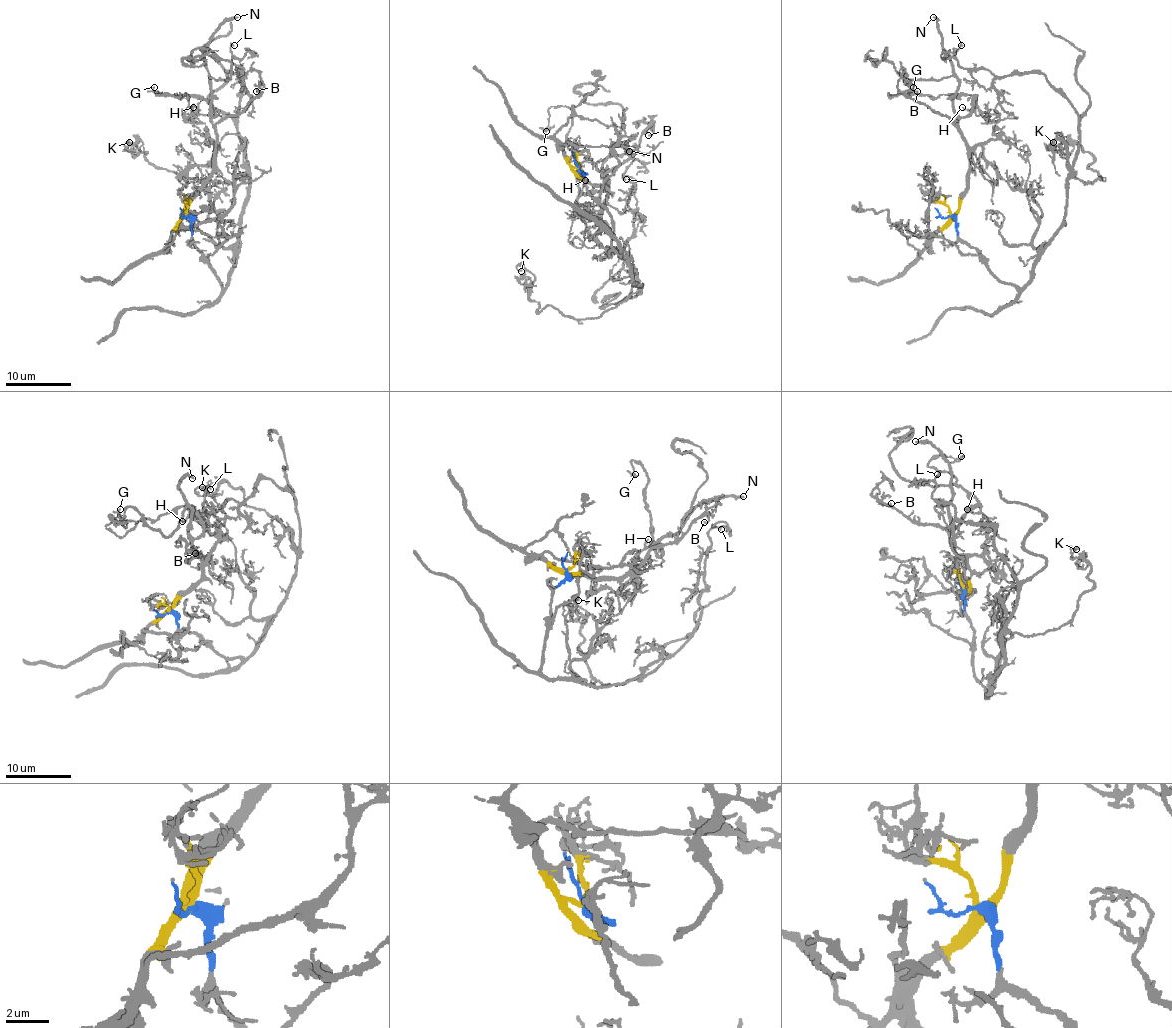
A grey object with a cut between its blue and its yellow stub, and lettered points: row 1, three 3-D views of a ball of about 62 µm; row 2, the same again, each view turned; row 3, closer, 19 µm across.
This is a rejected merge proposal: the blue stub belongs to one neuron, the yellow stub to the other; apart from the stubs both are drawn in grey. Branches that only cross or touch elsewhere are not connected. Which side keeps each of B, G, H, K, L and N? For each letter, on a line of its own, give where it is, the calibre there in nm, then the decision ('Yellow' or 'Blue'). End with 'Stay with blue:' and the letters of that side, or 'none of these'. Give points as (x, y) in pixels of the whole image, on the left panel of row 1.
B: Place: (256, 91). Thickness 110 nm. Yellow
G: Place: (154, 87). Thickness 130 nm. Yellow
H: Place: (193, 107). Thickness 120 nm. Yellow
K: Place: (129, 142). Thickness 170 nm. Blue
L: Place: (234, 45). Thickness 170 nm. Blue
N: Place: (237, 17). Thickness 240 nm. Yellow
Stay with blue: K, L

